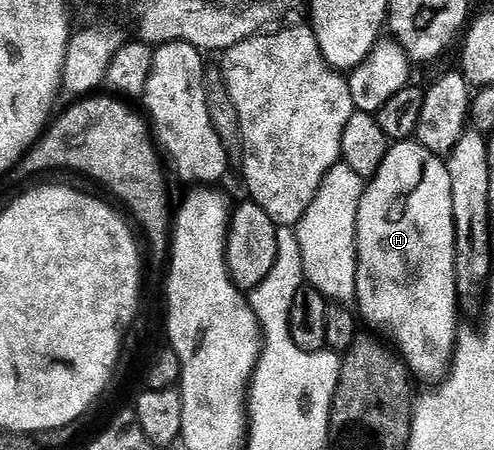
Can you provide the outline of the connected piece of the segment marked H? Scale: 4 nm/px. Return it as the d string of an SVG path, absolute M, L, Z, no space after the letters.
M415 141L393 142L391 146L389 146L388 152L386 153L386 161L382 161L382 169L378 169L376 176L367 180L364 189L364 196L360 202L360 208L358 209L358 229L356 230L356 260L358 261L358 281L356 282L355 306L358 308L359 318L363 320L365 324L368 322L370 326L377 327L377 329L372 329L379 332L381 336L389 335L389 337L384 337L387 337L394 344L395 350L398 352L400 358L408 364L408 370L412 372L413 376L420 378L421 375L424 379L437 378L436 380L439 380L452 366L452 356L456 354L456 332L458 330L458 322L456 323L456 299L458 300L458 292L456 290L456 230L454 229L454 197L452 196L452 186L450 185L448 165L441 156L430 153L430 149L426 149L422 144Z

